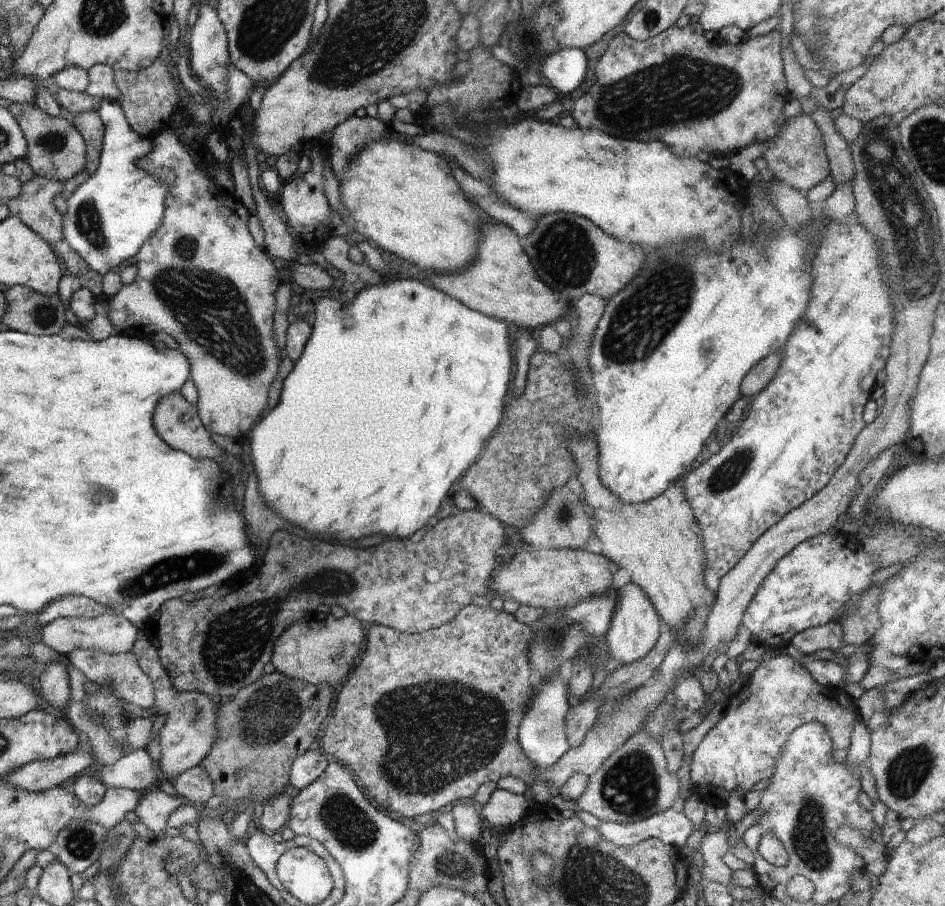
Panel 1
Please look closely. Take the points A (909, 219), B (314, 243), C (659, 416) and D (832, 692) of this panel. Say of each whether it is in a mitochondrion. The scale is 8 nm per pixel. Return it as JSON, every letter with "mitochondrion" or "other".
{"A":"mitochondrion","B":"other","C":"other","D":"other"}

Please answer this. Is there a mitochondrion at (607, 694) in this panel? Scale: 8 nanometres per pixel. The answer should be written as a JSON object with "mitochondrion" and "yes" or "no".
{"mitochondrion":"no"}

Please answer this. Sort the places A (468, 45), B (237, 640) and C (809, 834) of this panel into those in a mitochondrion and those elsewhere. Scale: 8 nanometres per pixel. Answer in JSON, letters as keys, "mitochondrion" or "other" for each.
{"A":"other","B":"mitochondrion","C":"mitochondrion"}

